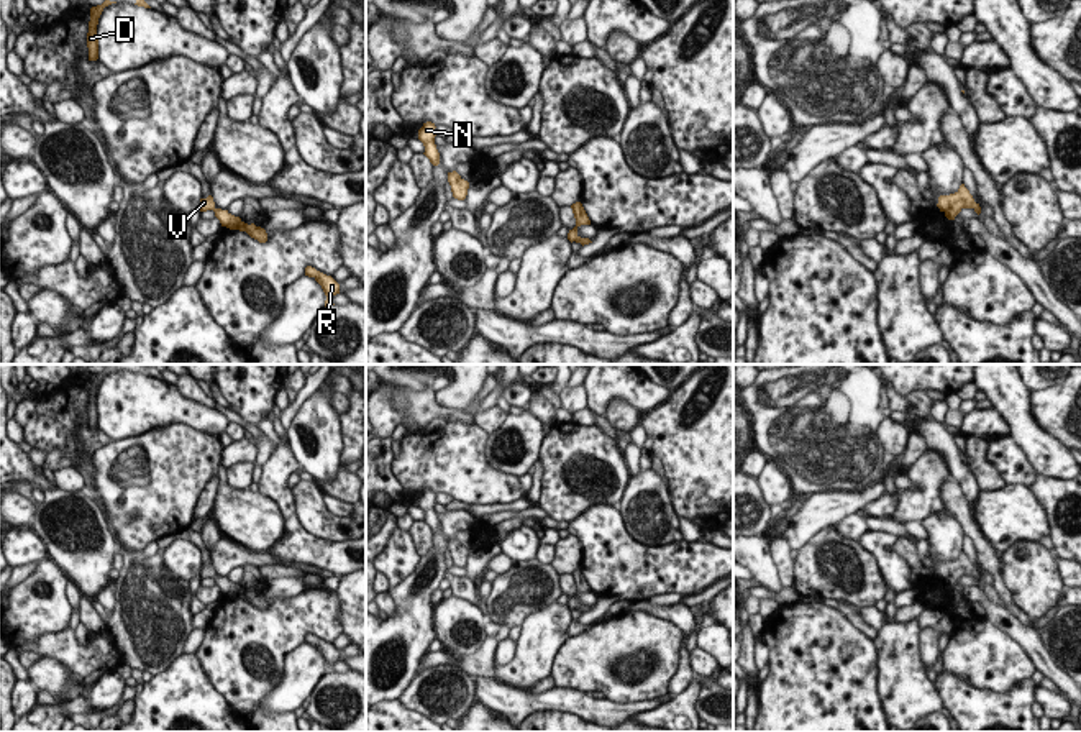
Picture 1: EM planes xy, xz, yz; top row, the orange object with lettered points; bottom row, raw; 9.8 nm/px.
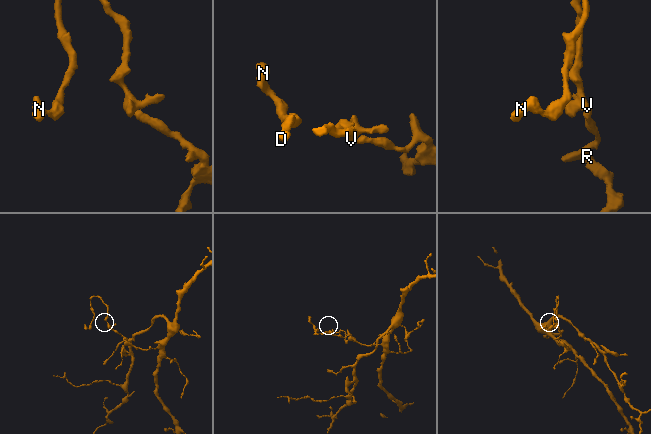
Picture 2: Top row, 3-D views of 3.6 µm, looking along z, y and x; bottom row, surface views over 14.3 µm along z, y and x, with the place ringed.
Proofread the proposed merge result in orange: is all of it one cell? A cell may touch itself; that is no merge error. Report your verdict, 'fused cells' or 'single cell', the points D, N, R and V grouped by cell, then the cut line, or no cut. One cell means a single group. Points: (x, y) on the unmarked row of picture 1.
single cell | D N R V | no cut

